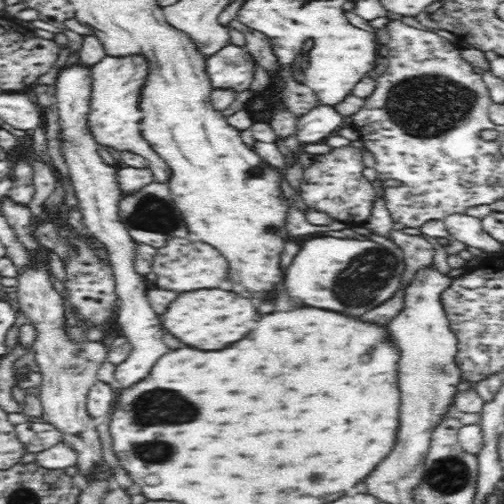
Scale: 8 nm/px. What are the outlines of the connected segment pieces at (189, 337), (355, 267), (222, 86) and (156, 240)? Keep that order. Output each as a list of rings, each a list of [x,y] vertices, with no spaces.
[[[204,288],[194,292],[180,294],[166,310],[166,314],[160,316],[162,326],[174,334],[178,340],[192,348],[204,348],[204,350],[216,350],[226,348],[228,344],[244,338],[258,322],[260,314],[252,306],[248,298],[236,296],[234,292],[224,292],[220,288]]]
[[[324,236],[302,244],[300,252],[284,272],[284,286],[290,296],[300,298],[306,306],[346,316],[362,316],[394,298],[402,286],[406,268],[400,248],[388,249],[370,239]]]
[[[228,43],[204,64],[204,74],[212,90],[250,90],[256,60],[244,46]]]
[[[154,181],[146,184],[140,190],[132,192],[132,194],[122,193],[117,215],[133,240],[150,244],[157,249],[162,248],[166,244],[166,240],[170,238],[191,238],[188,227],[182,219],[182,214],[180,214],[178,208],[174,205],[174,201],[172,201],[172,197],[170,197],[168,184]]]

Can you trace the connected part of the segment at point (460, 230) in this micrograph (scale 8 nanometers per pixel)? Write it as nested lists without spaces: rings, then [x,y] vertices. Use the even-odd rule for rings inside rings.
[[[451,214],[443,218],[452,240],[459,240],[465,245],[479,248],[486,253],[501,252],[502,243],[496,242],[484,231],[479,218],[464,214]]]

